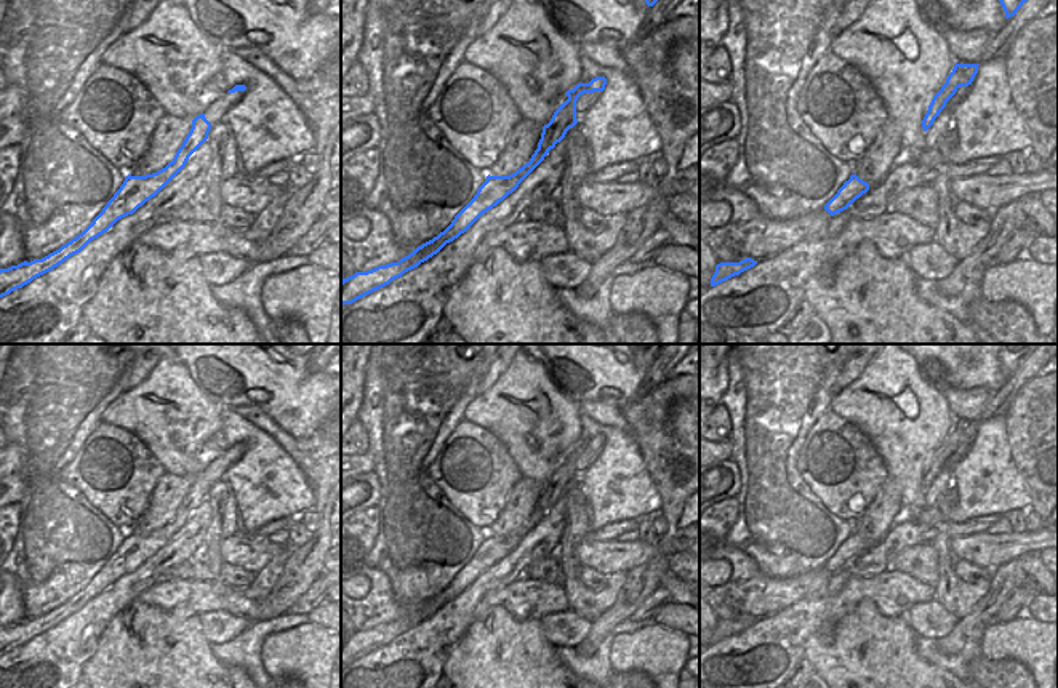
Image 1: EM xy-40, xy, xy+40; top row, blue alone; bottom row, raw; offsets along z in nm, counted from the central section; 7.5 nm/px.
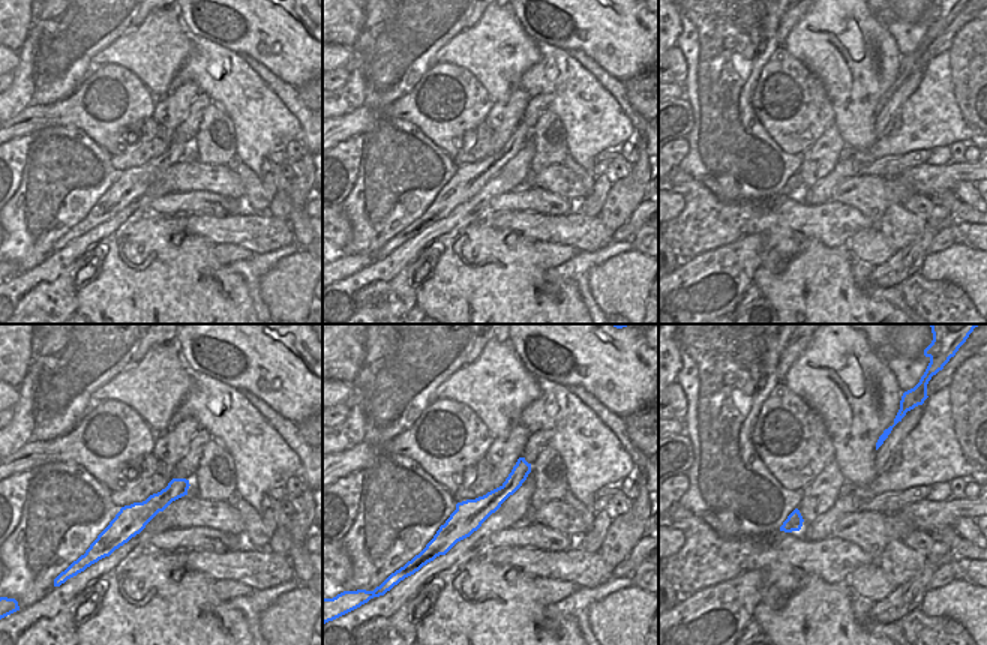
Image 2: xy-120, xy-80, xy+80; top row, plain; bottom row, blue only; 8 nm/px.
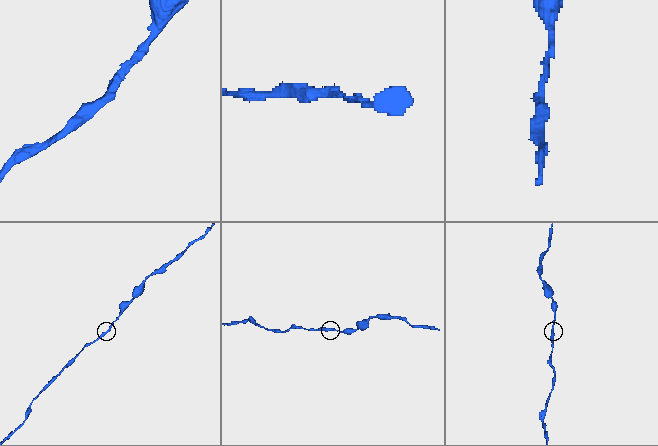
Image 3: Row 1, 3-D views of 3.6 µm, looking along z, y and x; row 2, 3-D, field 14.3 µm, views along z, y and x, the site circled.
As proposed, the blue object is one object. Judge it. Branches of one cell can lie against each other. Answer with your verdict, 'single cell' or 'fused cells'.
single cell

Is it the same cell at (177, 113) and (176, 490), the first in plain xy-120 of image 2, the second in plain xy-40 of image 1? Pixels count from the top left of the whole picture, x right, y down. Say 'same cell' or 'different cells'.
same cell

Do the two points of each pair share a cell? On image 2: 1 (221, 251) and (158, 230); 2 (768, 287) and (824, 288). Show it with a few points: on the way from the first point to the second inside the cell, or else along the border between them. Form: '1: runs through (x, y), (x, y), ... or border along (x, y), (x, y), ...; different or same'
1: border along (213, 243), (213, 257), (227, 266); different
2: runs through (782, 287), (800, 287), (806, 282), (810, 287); same

